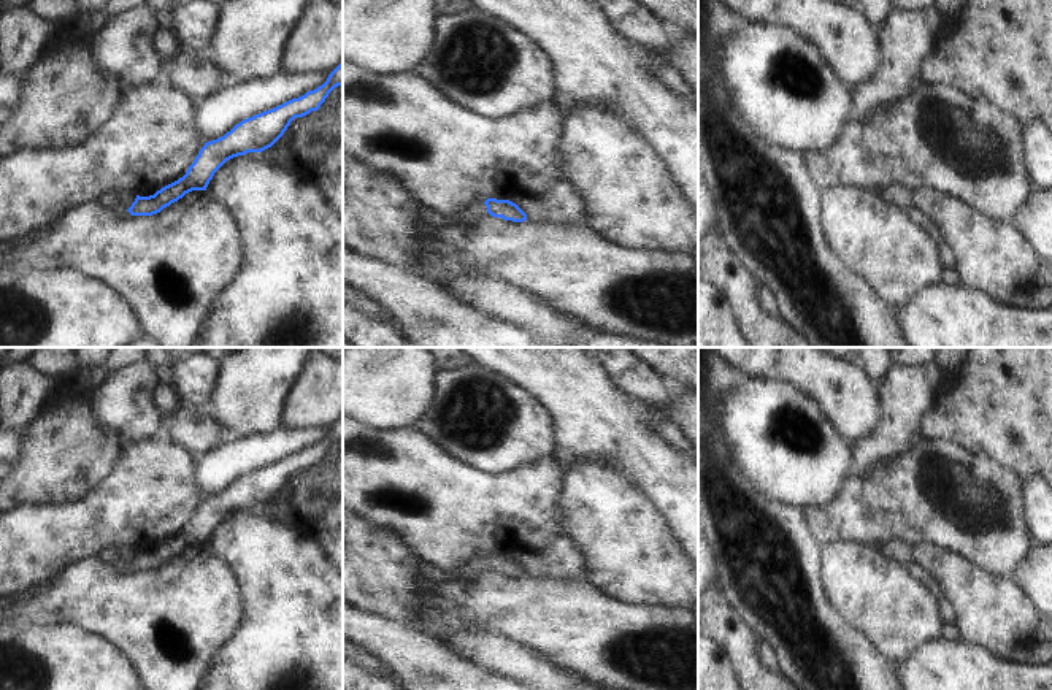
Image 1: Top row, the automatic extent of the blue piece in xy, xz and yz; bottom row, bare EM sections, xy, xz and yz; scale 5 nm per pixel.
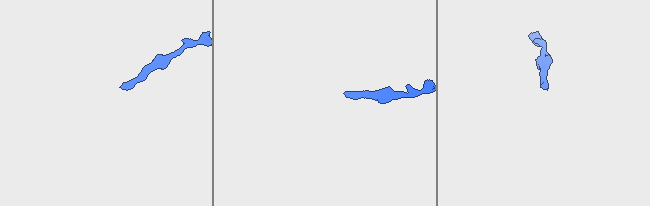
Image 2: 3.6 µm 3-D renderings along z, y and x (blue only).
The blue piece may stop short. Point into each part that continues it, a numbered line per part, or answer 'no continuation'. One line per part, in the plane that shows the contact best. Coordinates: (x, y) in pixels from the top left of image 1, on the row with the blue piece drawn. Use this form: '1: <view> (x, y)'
1: xz (475, 208)

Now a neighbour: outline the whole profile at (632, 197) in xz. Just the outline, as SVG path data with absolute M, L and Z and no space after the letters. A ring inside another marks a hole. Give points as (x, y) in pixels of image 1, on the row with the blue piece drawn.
M595 103L573 111L560 148L563 173L582 192L595 230L632 247L698 252L698 206L619 111Z

